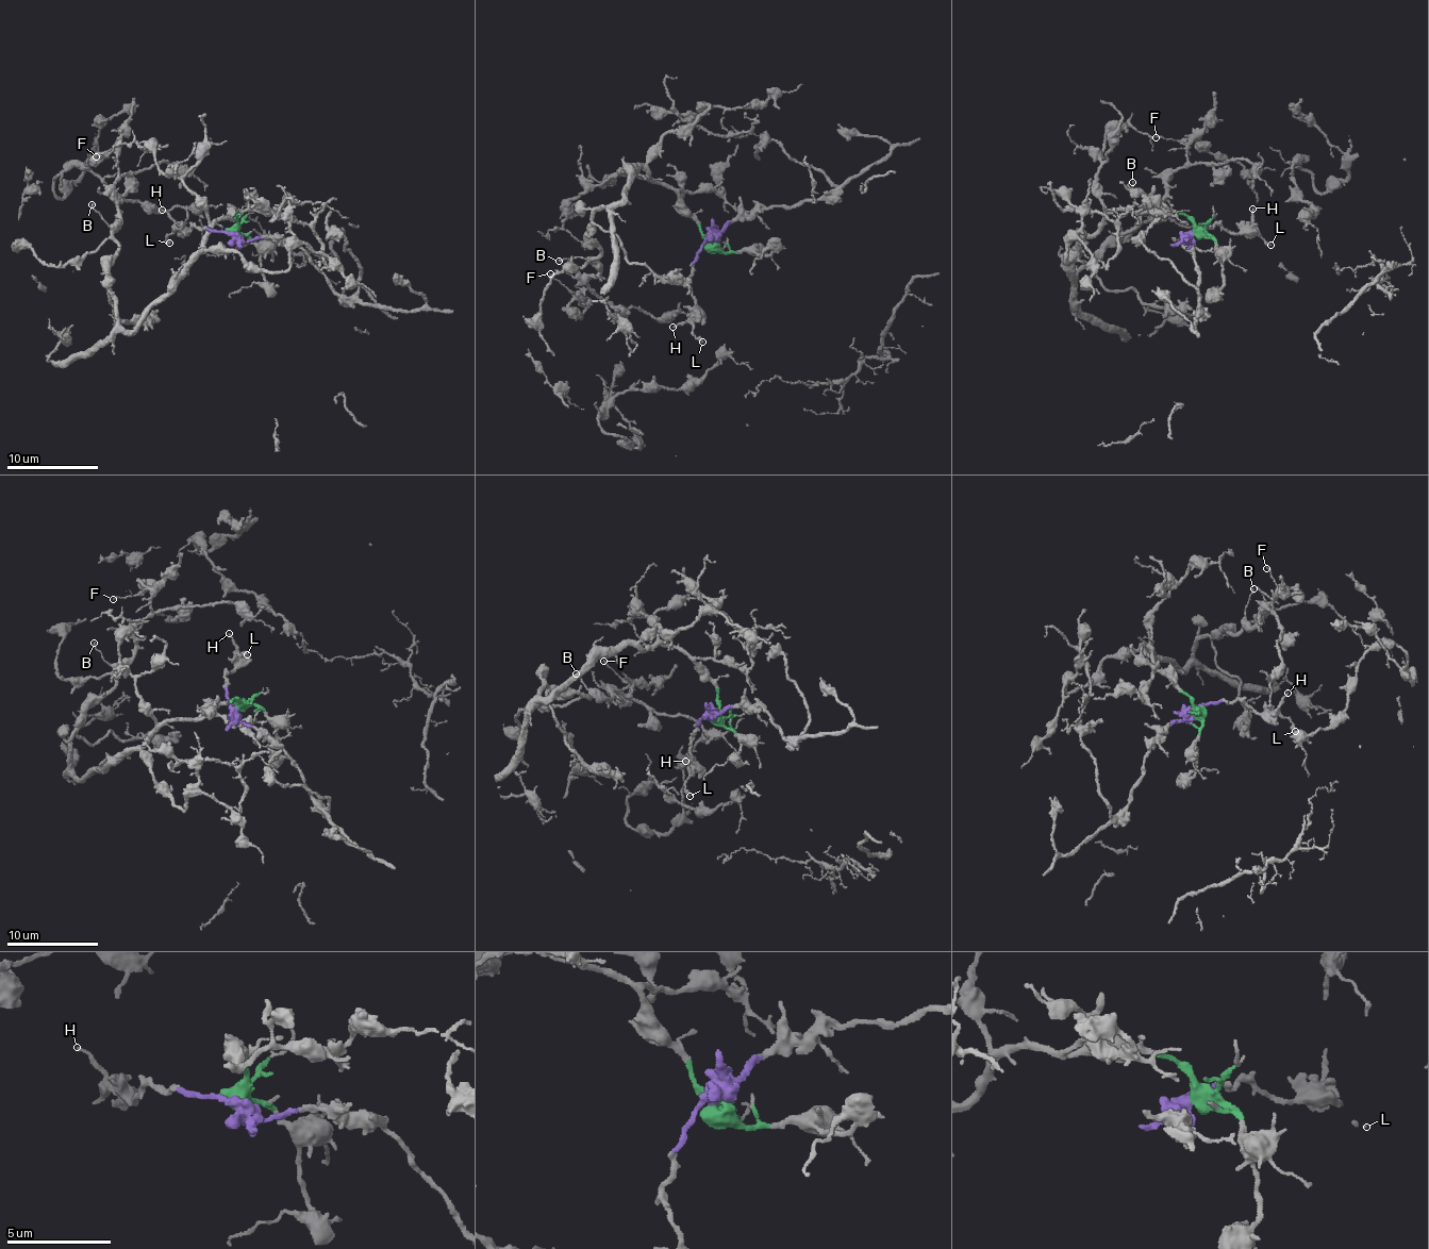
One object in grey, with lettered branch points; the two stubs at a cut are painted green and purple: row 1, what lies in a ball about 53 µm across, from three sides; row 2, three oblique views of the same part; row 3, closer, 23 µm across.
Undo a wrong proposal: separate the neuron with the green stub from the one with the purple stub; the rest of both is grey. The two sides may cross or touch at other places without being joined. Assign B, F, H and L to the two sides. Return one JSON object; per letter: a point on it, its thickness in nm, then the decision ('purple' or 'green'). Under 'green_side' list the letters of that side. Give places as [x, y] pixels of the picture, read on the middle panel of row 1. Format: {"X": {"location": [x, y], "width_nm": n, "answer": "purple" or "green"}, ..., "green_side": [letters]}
{"B": {"location": [559, 261], "width_nm": 120, "answer": "green"}, "F": {"location": [550, 273], "width_nm": 120, "answer": "green"}, "H": {"location": [673, 327], "width_nm": 150, "answer": "purple"}, "L": {"location": [702, 342], "width_nm": 220, "answer": "purple"}, "green_side": ["B", "F"]}

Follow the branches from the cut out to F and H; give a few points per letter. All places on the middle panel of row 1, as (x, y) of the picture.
F: (711, 242), (643, 167), (588, 228), (600, 253), (591, 289), (576, 294), (550, 272)
H: (711, 242), (701, 246), (688, 279), (695, 312), (671, 327)

